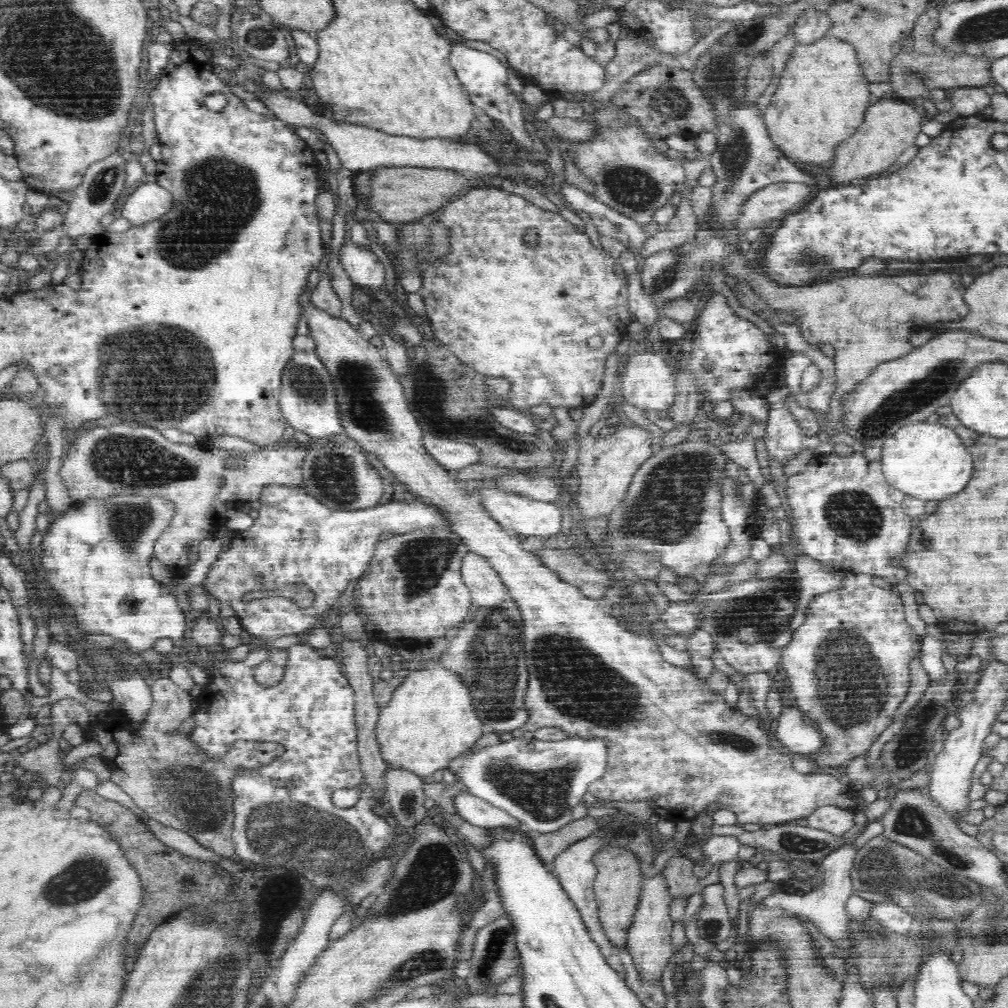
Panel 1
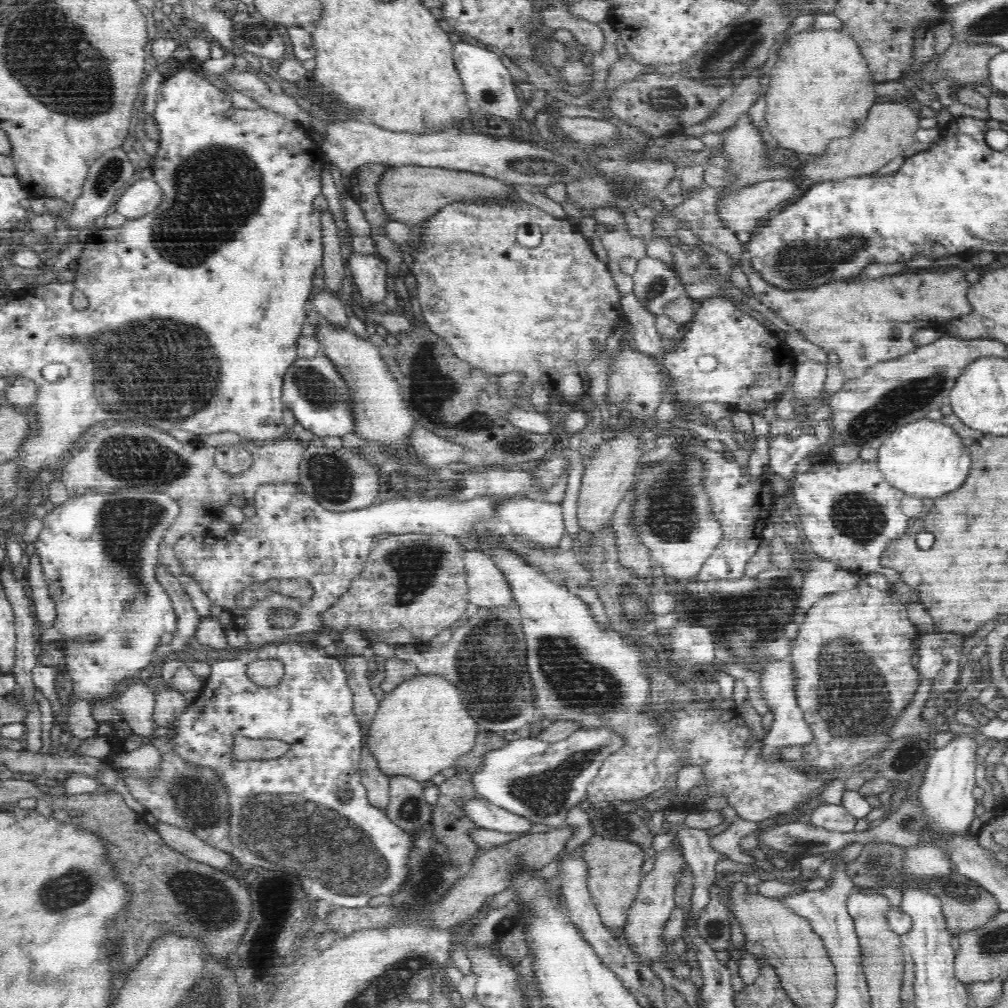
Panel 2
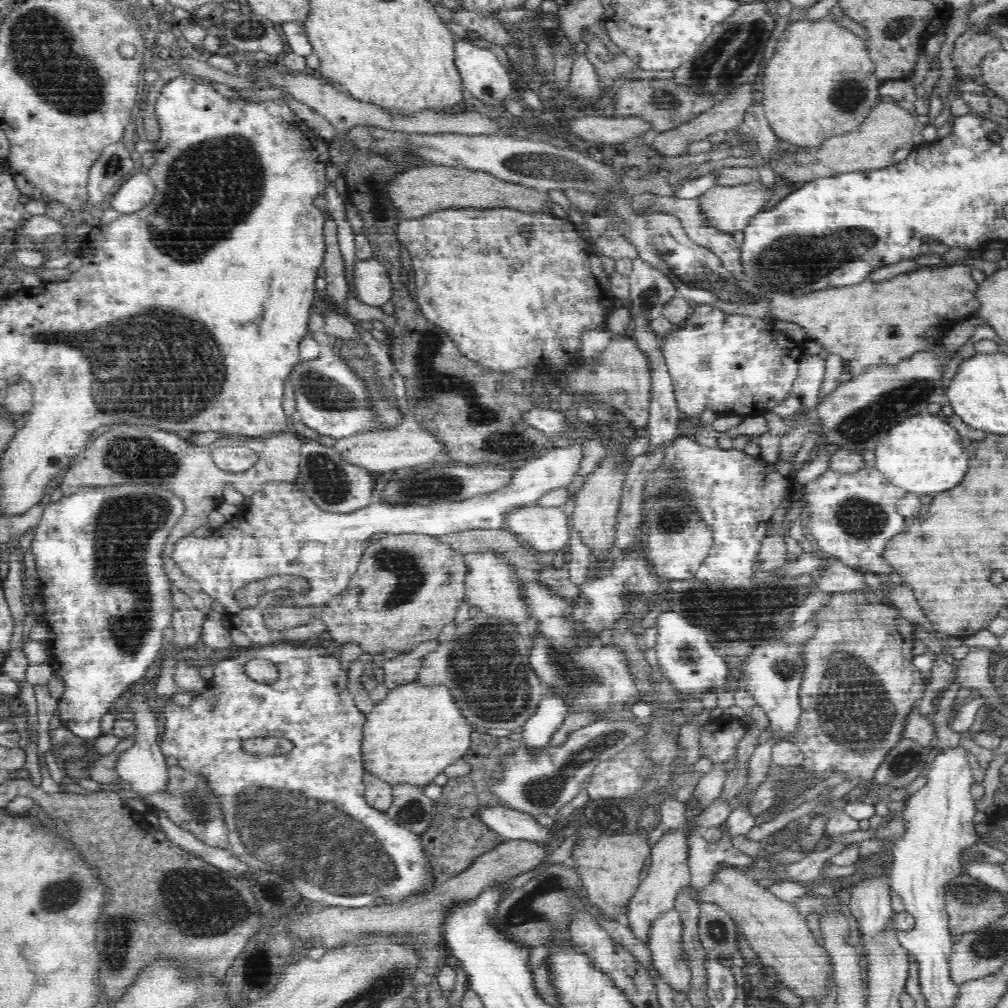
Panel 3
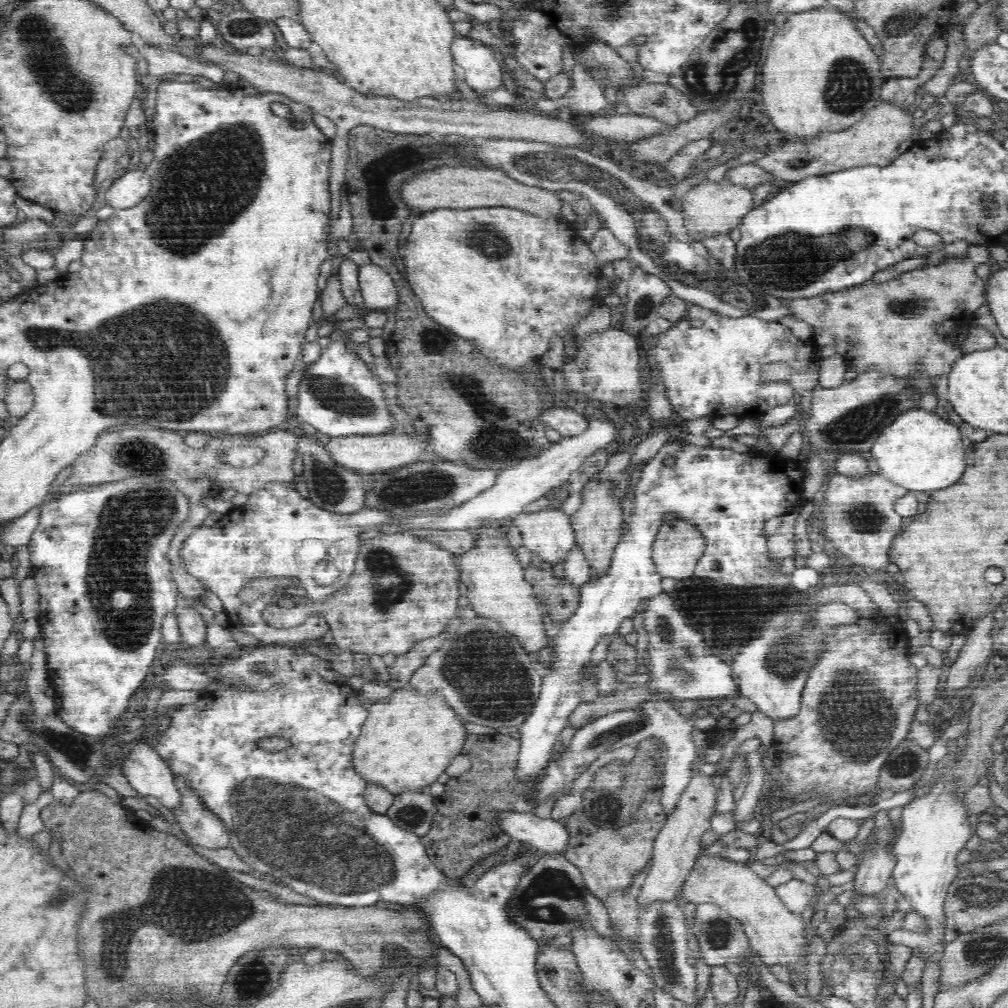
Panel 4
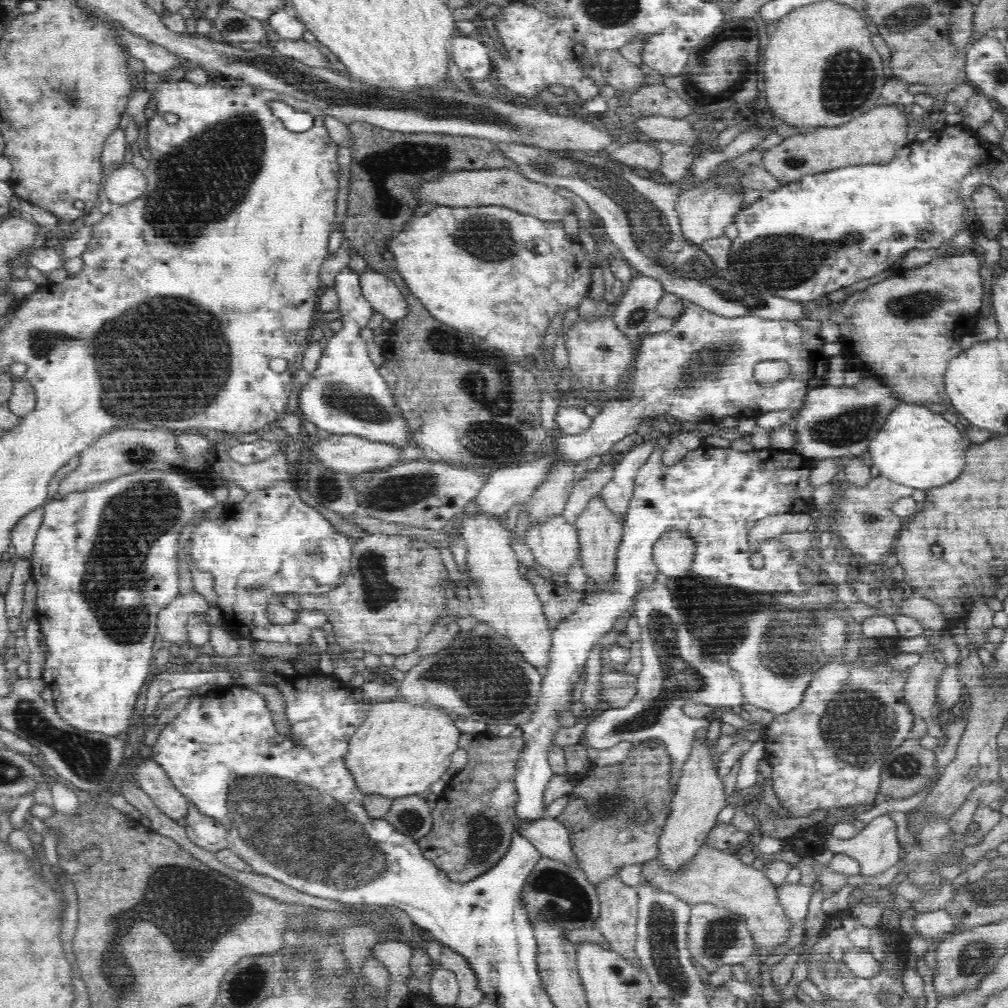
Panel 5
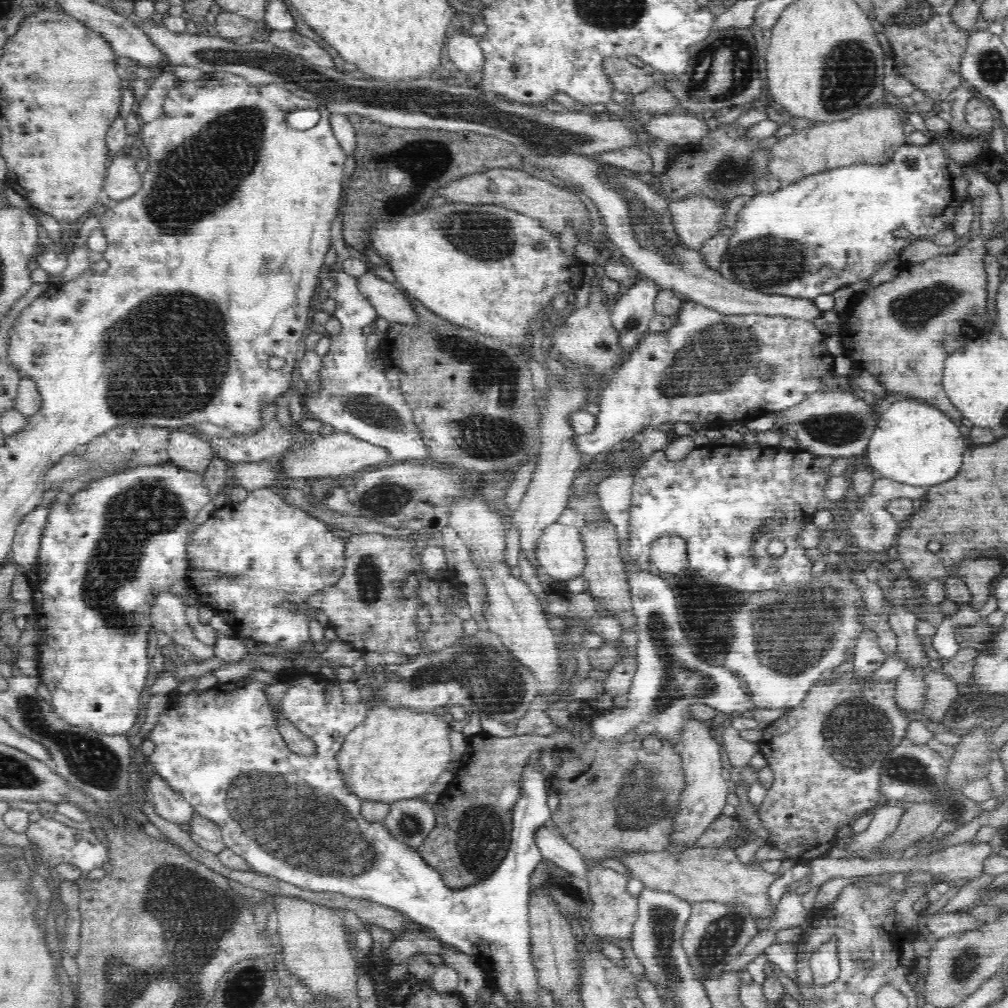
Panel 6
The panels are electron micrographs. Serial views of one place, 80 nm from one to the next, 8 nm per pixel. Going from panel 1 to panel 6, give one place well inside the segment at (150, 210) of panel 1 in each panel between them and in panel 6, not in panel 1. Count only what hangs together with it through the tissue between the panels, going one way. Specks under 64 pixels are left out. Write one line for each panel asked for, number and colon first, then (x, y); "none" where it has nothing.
2: (144, 195)
3: (138, 191)
4: (126, 192)
5: (126, 183)
6: (122, 180)

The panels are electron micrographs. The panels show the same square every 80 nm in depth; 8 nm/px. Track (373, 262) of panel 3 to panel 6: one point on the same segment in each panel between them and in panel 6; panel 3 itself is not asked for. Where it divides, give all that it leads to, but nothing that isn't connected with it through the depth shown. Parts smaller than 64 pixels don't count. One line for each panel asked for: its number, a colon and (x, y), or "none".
4: (378, 289)
5: (380, 291)
6: (388, 300)

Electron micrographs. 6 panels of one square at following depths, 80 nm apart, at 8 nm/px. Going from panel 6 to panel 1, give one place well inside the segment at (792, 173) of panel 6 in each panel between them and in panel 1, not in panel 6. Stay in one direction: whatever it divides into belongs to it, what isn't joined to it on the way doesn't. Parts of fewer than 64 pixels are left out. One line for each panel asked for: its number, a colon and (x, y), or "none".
1: (890, 127)
2: (891, 127)
3: (890, 127)
4: (875, 140)
5: (875, 137)

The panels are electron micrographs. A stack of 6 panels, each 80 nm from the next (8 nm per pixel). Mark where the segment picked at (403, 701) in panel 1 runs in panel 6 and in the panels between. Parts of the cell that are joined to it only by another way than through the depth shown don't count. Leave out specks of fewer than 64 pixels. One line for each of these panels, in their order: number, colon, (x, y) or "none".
2: (421, 728)
3: (411, 736)
4: (408, 740)
5: (401, 748)
6: (394, 754)

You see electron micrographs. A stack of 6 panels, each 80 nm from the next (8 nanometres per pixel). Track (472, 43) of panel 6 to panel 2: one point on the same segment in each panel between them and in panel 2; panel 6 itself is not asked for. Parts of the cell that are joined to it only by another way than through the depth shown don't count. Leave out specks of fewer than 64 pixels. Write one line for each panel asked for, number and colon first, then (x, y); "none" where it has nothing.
2: (487, 83)
3: (483, 77)
4: (479, 65)
5: (470, 55)

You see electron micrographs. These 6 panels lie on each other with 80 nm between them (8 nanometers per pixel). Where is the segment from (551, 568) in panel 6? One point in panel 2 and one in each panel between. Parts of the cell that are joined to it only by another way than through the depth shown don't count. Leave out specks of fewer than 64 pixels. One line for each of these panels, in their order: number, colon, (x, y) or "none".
2: (542, 522)
3: (546, 527)
4: (550, 534)
5: (555, 544)

